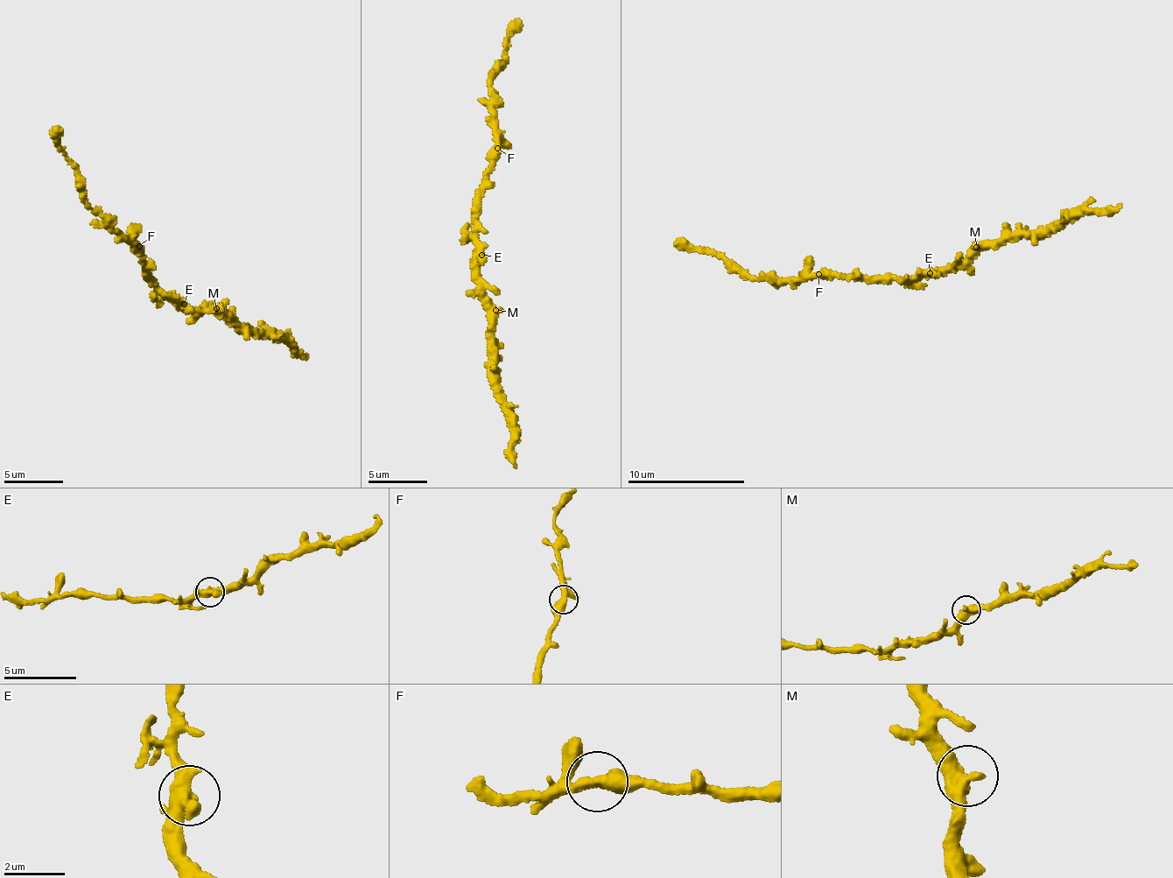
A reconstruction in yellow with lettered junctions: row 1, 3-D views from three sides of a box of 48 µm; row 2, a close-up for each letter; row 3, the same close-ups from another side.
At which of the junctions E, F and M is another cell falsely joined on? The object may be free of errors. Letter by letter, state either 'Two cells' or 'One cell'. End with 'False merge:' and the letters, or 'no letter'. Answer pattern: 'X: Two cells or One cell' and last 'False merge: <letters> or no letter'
E: One cell
F: One cell
M: One cell
False merge: no letter

